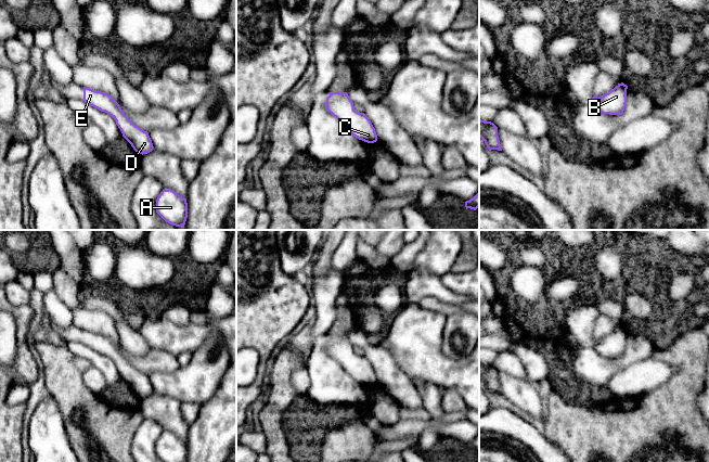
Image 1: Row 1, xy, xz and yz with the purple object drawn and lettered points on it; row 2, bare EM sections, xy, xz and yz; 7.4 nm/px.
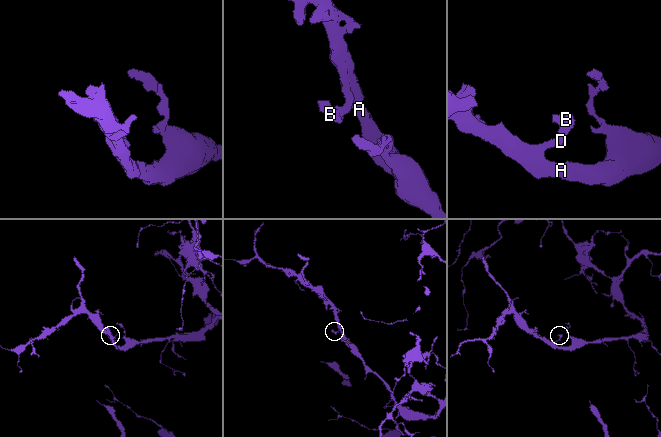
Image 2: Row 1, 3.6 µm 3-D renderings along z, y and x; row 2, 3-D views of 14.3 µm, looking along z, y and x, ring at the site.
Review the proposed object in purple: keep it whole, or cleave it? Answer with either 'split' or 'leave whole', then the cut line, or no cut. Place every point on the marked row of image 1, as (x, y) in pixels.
leave whole | no cut

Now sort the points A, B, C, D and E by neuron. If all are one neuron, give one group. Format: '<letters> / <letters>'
A B C D E

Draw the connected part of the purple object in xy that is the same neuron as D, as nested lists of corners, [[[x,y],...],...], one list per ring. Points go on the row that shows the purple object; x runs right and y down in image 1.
[[[83,87],[83,101],[91,106],[109,114],[120,129],[123,137],[131,144],[138,154],[147,154],[154,150],[147,131],[136,126],[112,95]]]

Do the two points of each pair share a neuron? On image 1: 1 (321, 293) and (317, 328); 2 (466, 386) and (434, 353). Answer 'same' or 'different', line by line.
1: same
2: same

